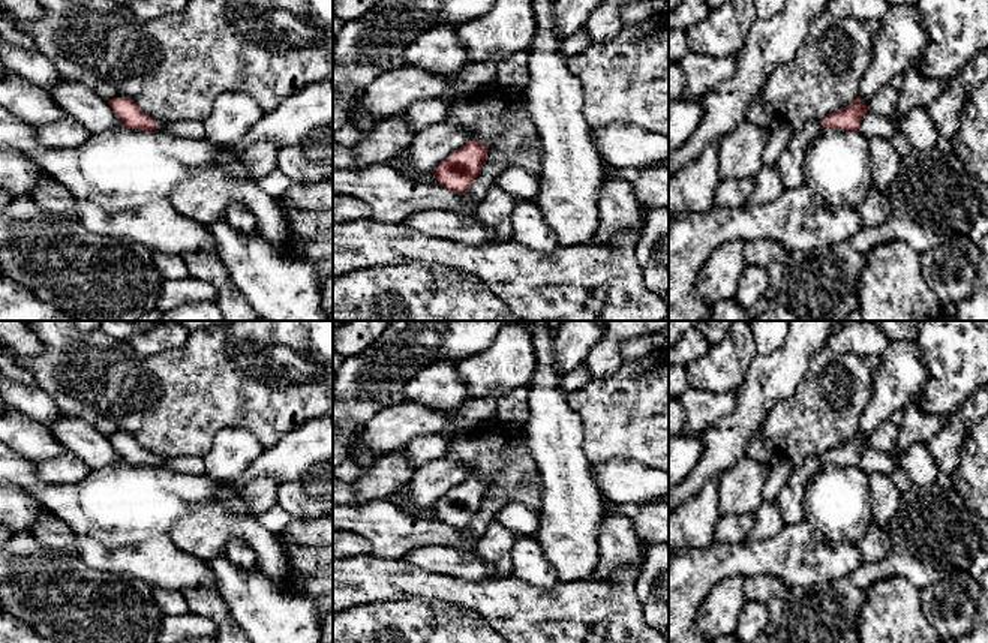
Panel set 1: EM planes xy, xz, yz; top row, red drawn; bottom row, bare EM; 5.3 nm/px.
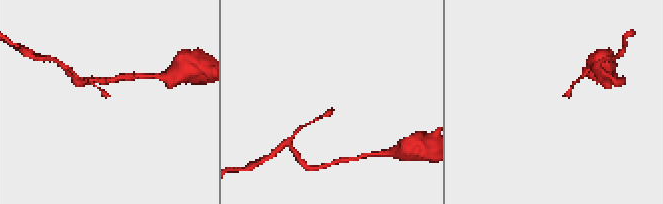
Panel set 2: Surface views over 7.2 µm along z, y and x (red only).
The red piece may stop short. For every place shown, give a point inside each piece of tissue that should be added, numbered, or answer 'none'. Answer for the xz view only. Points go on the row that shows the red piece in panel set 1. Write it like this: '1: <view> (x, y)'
none

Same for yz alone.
none

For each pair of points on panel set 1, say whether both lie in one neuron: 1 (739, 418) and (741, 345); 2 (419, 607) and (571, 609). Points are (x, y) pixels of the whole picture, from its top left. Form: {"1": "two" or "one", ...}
{"1": "two", "2": "two"}

